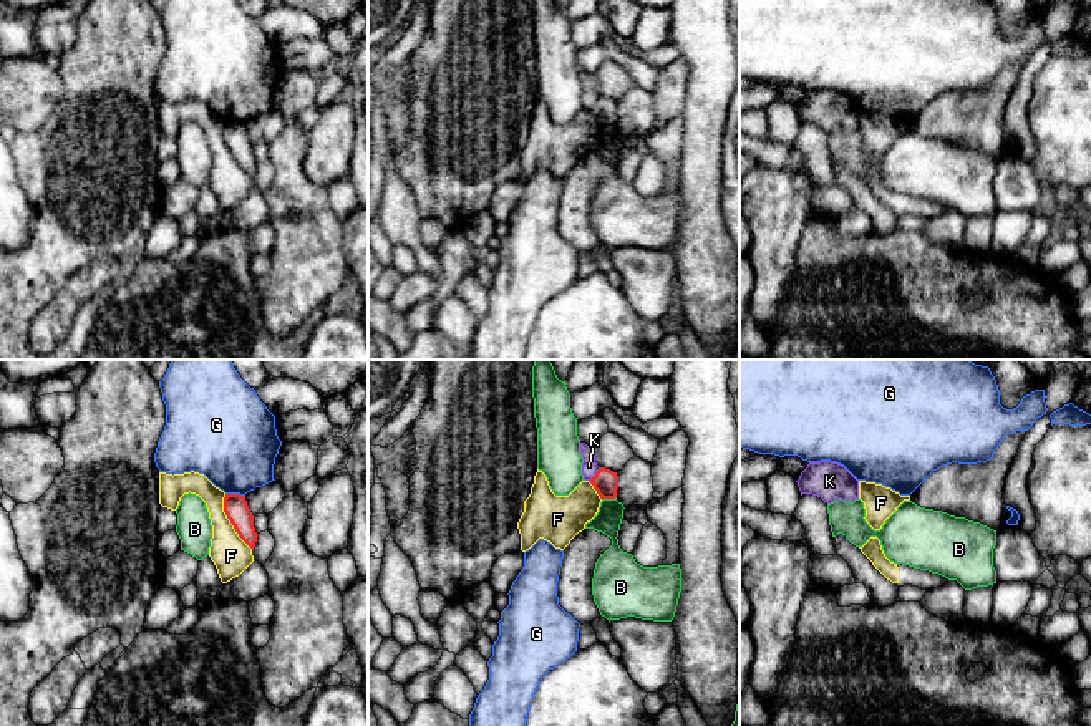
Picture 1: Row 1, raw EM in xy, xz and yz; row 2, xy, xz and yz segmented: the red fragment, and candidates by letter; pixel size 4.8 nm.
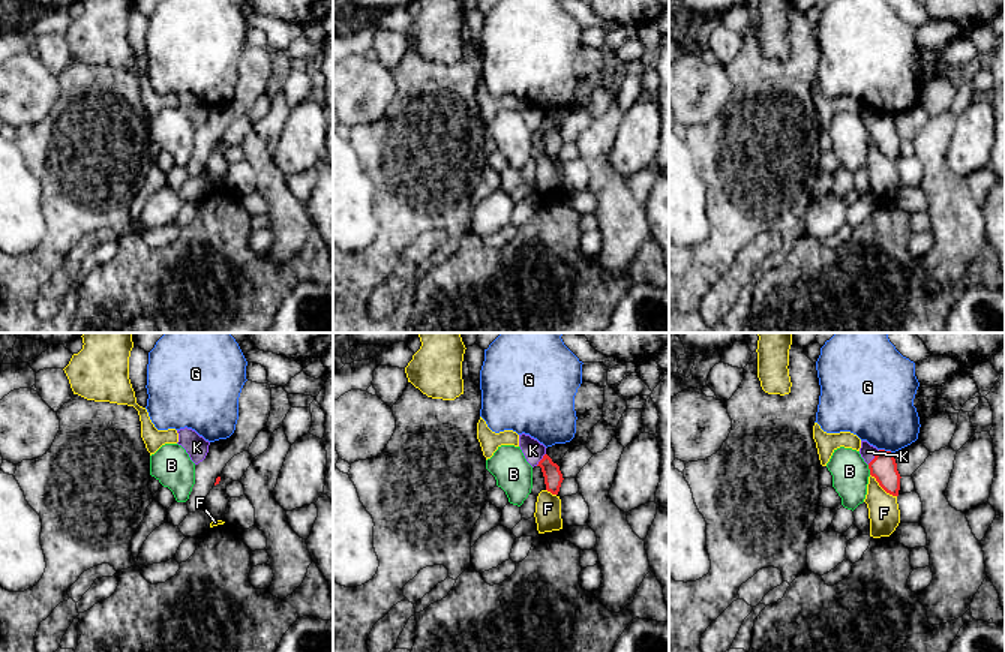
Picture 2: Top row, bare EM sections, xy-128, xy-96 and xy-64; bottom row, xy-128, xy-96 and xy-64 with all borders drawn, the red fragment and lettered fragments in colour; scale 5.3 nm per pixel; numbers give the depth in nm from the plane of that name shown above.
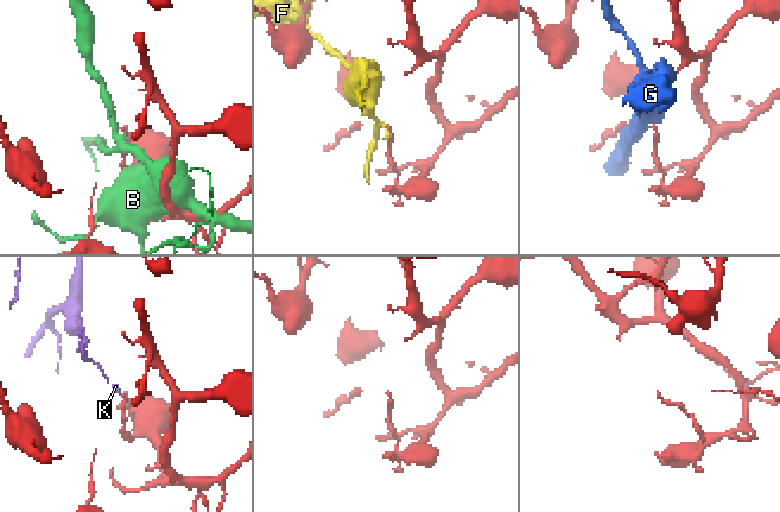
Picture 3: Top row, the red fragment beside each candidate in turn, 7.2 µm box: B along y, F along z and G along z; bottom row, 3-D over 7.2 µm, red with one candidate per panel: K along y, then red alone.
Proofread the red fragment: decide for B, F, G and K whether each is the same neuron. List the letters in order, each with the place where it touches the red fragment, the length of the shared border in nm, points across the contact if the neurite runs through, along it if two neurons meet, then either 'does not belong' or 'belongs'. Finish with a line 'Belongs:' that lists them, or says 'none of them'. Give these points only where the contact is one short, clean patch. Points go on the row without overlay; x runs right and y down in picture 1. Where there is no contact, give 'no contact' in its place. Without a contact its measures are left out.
B: xz (609, 126) | 70 nm | does not belong
F: xy (231, 151) | 300 nm | does not belong
G: xy (236, 123) | 100 nm | does not belong
K: xz (596, 103) | 90 nm | along xz (601, 96), (589, 110) | does not belong
Belongs: none of them

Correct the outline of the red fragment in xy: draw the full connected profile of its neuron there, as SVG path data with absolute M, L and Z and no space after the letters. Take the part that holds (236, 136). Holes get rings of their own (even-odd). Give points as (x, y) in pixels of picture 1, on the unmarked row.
M225 123L224 141L239 166L254 179L257 171L257 161L254 156L254 144L247 134L245 124Z

